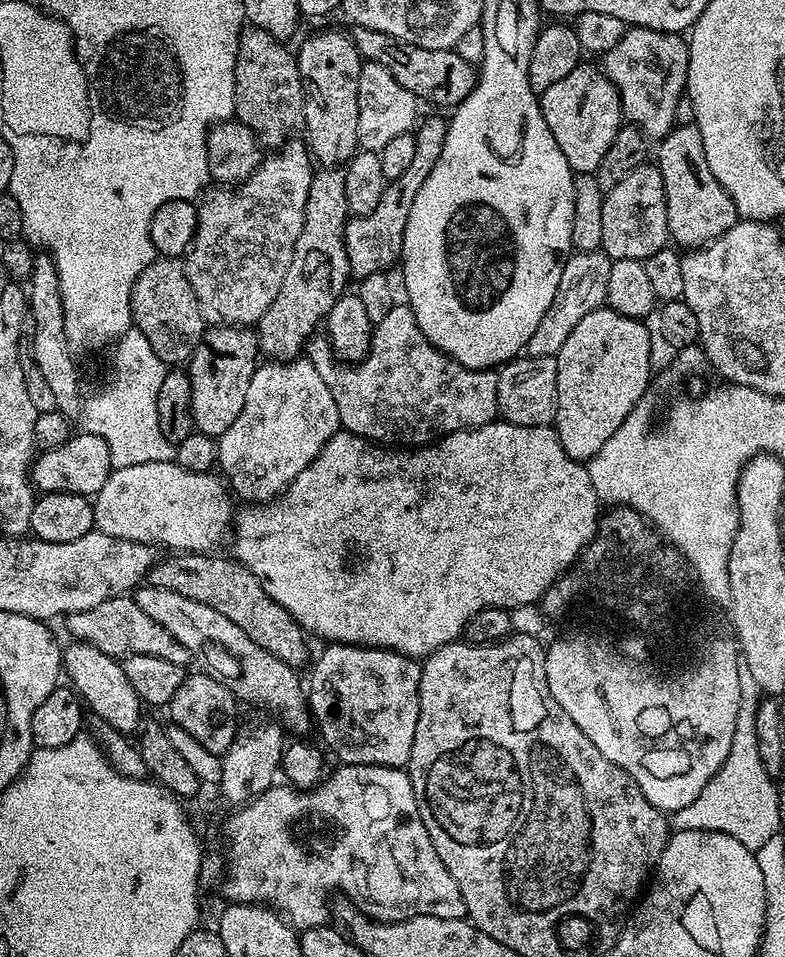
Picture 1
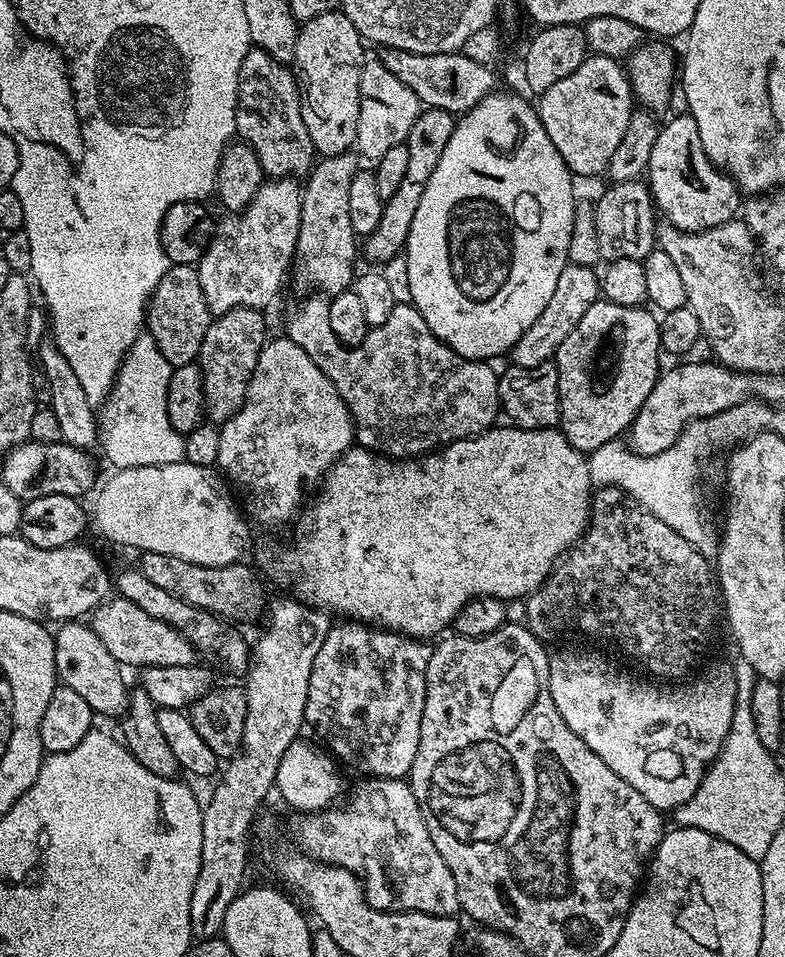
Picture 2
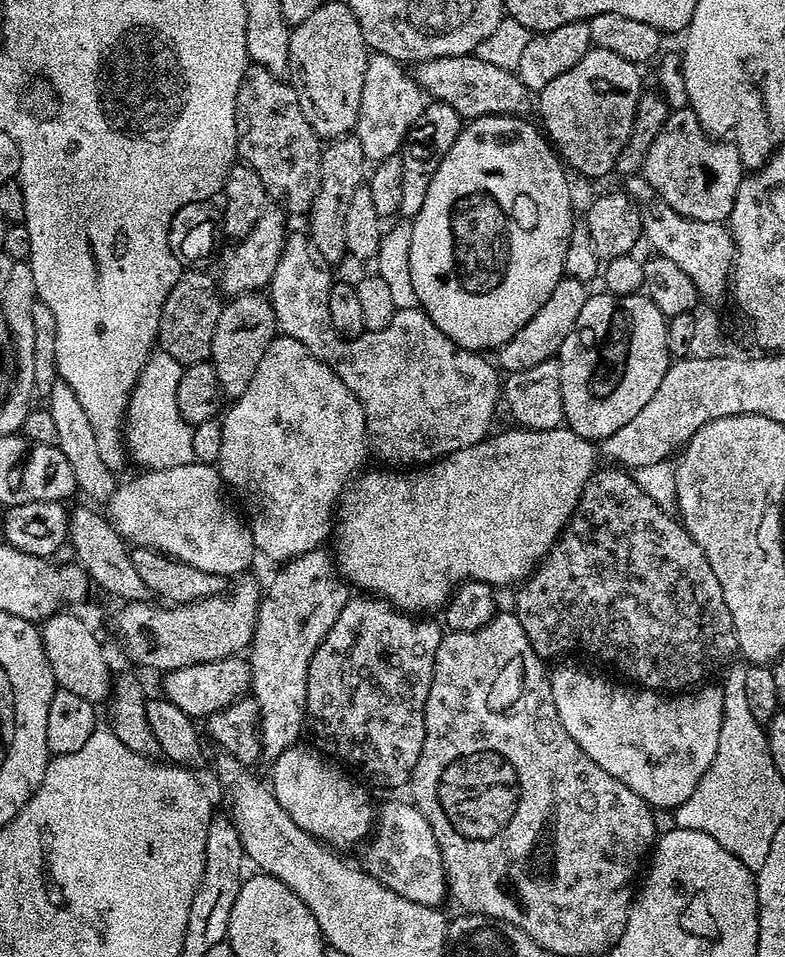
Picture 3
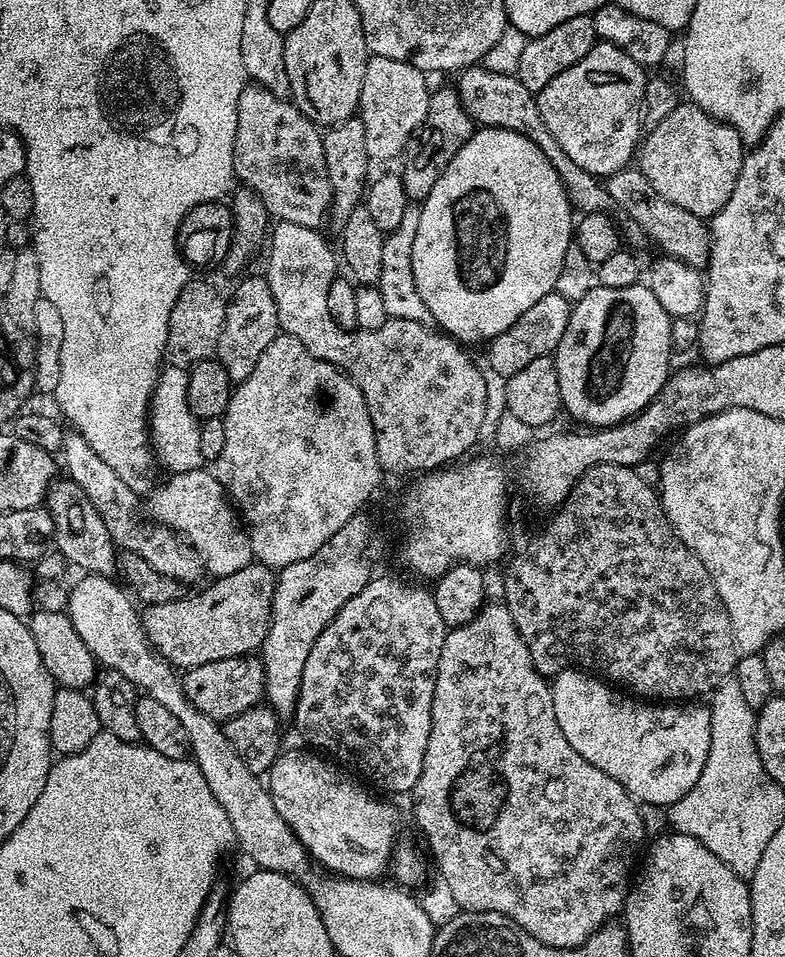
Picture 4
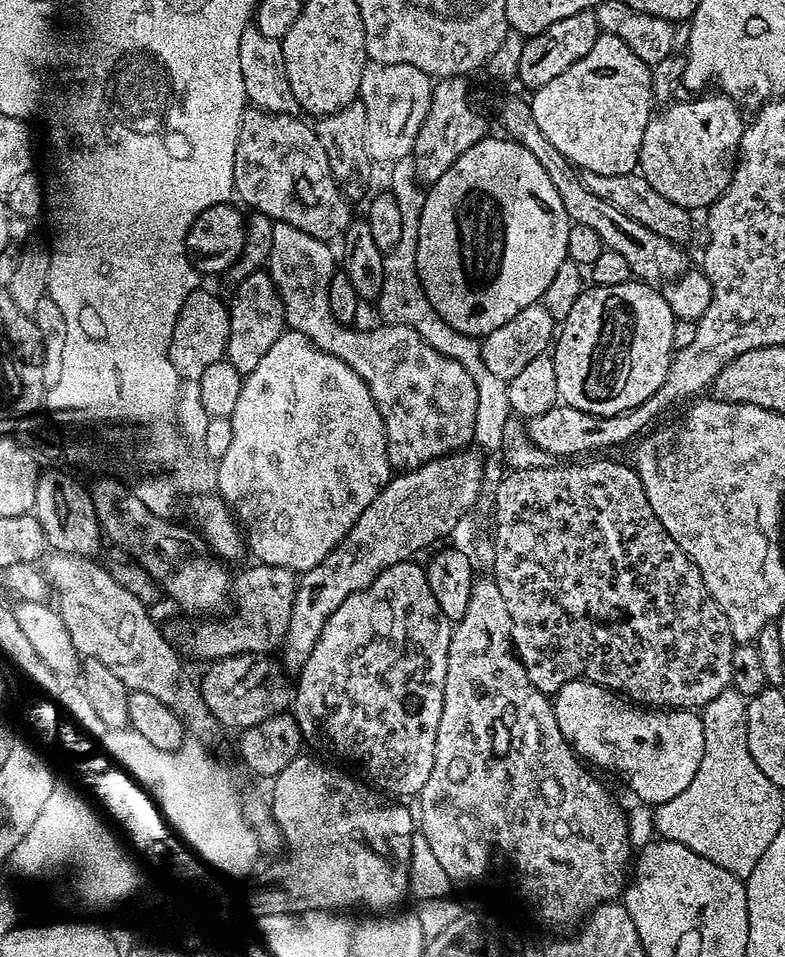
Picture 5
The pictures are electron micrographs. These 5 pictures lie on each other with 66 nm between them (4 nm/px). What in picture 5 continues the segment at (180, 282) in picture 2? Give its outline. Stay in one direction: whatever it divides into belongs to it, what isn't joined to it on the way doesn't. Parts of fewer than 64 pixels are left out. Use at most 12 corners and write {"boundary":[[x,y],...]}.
{"boundary":[[191,292],[168,353],[185,380],[225,359],[229,305]]}

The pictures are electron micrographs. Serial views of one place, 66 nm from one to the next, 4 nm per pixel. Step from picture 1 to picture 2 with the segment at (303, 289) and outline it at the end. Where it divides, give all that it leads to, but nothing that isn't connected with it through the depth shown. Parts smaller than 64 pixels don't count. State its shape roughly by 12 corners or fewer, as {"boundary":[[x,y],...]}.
{"boundary":[[351,151],[317,159],[302,184],[294,274],[349,291]]}

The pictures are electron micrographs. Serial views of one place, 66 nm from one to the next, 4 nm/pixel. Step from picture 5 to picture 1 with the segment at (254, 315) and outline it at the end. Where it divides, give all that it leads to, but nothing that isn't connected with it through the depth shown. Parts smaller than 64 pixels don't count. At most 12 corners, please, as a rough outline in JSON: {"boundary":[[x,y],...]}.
{"boundary":[[212,326],[192,351],[195,431],[219,438],[246,406],[258,336]]}

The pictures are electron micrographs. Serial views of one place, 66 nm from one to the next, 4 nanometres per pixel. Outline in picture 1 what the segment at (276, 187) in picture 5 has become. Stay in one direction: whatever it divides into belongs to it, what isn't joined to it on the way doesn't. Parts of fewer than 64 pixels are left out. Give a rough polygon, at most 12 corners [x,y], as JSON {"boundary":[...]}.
{"boundary":[[266,30],[236,42],[235,119],[261,145],[304,123],[296,57]]}

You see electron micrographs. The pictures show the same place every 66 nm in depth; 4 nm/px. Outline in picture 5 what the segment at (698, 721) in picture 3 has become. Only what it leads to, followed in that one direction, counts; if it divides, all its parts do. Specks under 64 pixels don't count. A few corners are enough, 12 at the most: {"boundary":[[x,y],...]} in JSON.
{"boundary":[[585,679],[552,709],[576,755],[649,806],[704,753],[695,711],[633,704]]}

